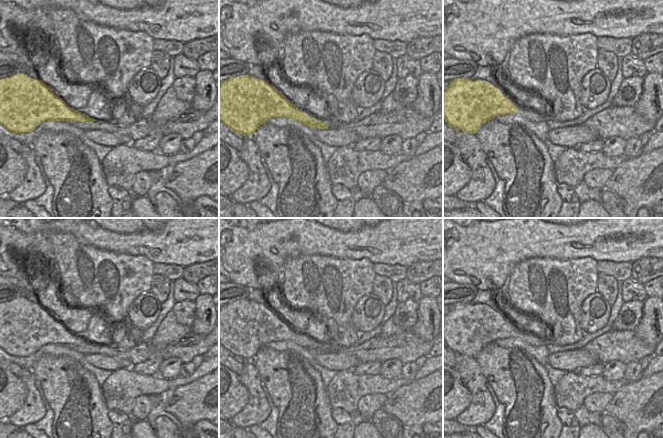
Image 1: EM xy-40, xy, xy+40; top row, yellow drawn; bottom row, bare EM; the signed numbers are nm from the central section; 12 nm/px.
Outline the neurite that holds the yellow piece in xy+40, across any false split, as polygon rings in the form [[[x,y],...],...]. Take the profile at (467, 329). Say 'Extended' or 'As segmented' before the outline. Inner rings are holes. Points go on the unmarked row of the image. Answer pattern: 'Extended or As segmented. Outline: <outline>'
As segmented. Outline: [[[457,302],[443,317],[443,336],[445,346],[455,354],[475,358],[487,345],[499,339],[519,338],[519,333],[490,306],[483,303],[472,305],[468,302]]]

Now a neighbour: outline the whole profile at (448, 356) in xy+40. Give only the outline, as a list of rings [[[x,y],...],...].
[[[443,346],[443,364],[452,368],[455,366],[455,353],[447,346]]]

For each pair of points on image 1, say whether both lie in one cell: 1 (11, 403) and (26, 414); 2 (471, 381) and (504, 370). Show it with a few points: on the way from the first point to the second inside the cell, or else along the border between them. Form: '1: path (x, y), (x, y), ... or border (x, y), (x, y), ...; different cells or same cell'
1: border (25, 386), (26, 399), (10, 417); different cells
2: border (474, 358), (486, 381); different cells

